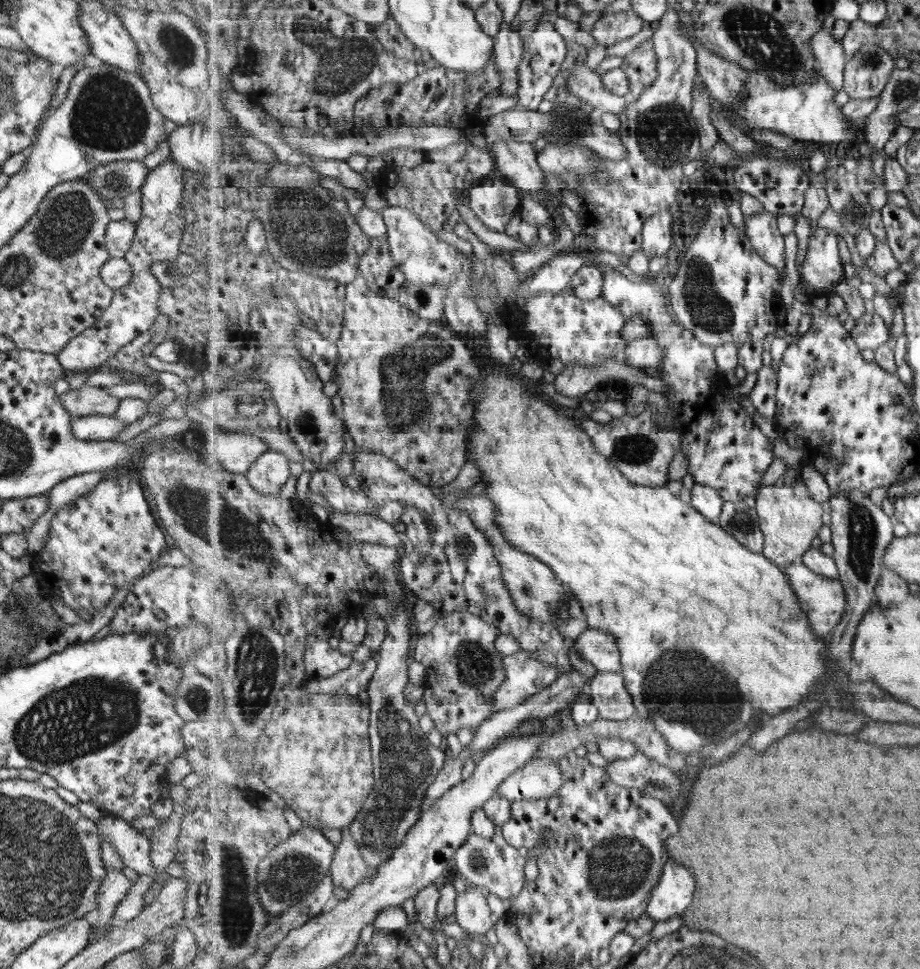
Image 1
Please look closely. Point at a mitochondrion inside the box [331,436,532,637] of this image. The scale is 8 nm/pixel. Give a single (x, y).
(467, 550)

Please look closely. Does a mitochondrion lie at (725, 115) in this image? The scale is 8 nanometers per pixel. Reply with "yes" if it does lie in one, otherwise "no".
no

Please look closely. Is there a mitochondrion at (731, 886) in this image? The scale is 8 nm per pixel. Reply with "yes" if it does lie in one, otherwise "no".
no

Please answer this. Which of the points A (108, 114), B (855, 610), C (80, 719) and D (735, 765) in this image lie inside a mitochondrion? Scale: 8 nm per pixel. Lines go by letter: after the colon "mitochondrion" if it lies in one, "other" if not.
A: mitochondrion
B: other
C: mitochondrion
D: other

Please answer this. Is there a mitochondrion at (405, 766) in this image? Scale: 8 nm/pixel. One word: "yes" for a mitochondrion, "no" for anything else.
yes

